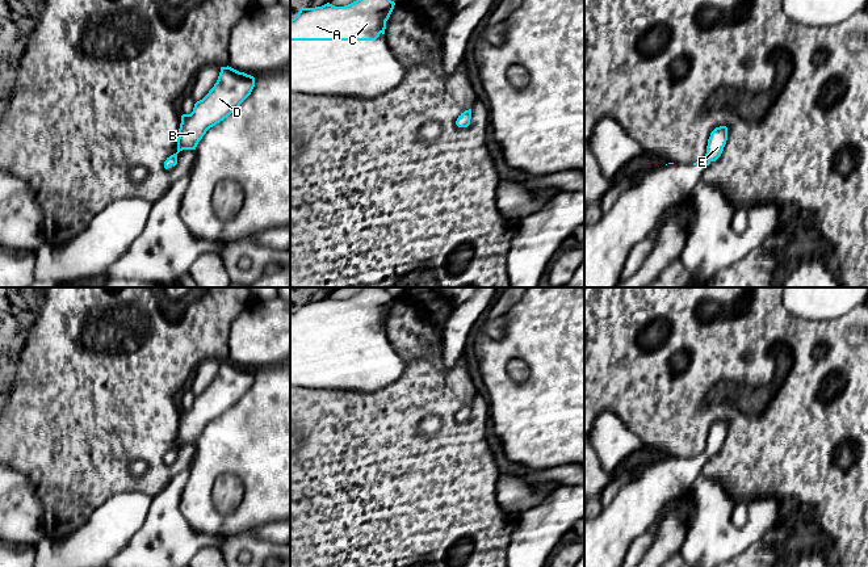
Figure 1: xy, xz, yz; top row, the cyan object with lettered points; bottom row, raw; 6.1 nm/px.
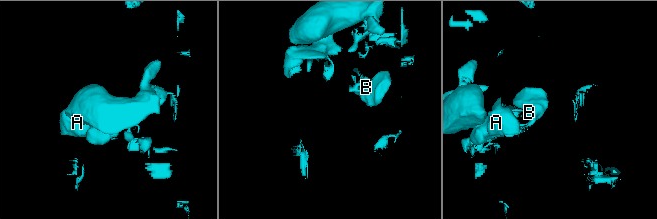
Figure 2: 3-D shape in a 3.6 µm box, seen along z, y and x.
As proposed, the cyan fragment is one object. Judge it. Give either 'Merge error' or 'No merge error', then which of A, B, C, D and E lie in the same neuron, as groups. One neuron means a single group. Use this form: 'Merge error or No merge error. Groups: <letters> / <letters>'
No merge error. Groups: A B C D E

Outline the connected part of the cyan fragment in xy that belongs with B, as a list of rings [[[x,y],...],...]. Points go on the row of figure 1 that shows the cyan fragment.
[[[221,67],[217,83],[209,93],[194,104],[190,114],[181,116],[177,152],[167,158],[164,168],[177,164],[177,154],[196,150],[206,131],[234,113],[251,94],[255,77],[231,67]]]

